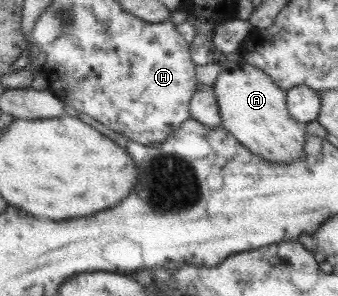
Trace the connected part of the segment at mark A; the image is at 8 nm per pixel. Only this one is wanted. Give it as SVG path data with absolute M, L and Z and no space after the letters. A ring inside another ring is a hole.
M245 61L220 62L221 72L213 85L221 113L221 125L254 155L272 163L290 163L304 155L307 133L306 124L296 121L287 108L287 90L278 87L274 80L259 67Z

